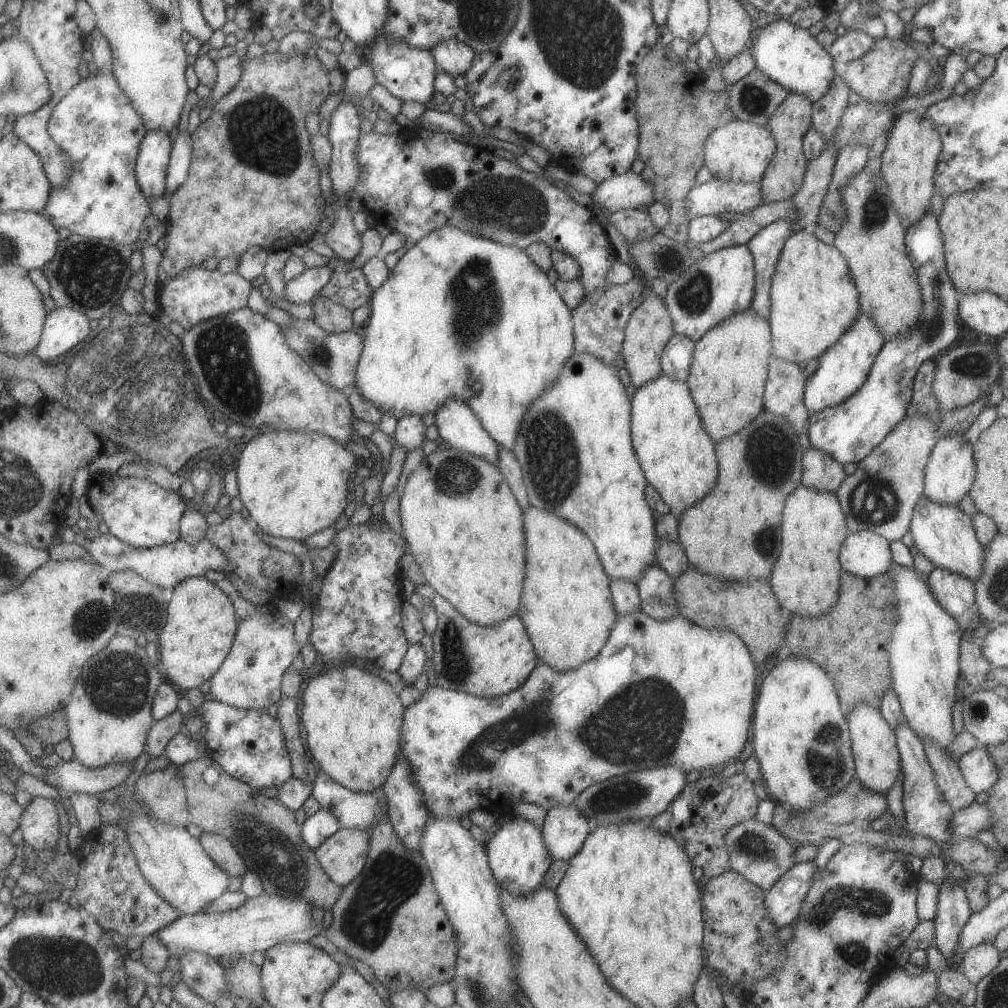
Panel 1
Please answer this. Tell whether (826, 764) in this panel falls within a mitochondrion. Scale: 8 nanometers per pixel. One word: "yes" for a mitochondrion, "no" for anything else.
yes

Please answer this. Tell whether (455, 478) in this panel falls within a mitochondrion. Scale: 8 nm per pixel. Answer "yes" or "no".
yes

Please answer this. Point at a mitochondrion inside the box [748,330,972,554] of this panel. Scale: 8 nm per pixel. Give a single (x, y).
(872, 501)

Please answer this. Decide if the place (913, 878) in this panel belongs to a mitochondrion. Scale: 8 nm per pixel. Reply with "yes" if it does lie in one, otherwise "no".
no

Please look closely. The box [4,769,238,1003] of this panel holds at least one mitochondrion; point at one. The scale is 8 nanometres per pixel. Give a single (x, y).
(67, 967)

